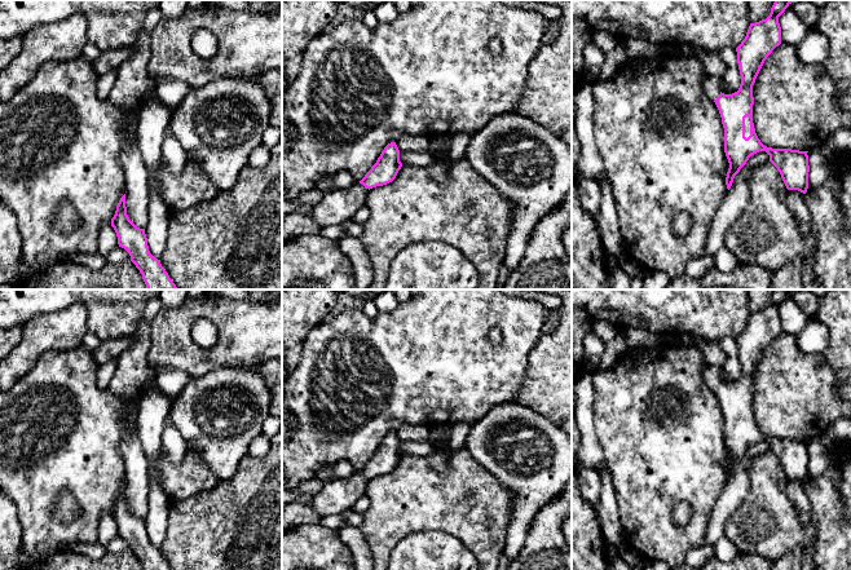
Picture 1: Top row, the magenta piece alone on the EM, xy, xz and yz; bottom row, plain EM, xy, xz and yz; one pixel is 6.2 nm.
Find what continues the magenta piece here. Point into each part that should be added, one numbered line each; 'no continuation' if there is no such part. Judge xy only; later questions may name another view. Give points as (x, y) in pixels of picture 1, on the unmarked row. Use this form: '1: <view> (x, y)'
no continuation

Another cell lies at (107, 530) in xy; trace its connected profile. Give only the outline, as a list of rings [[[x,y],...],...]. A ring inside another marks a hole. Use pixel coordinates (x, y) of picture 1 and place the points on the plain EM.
[[[101,513],[98,525],[98,543],[106,547],[118,536],[118,526],[111,513]]]

